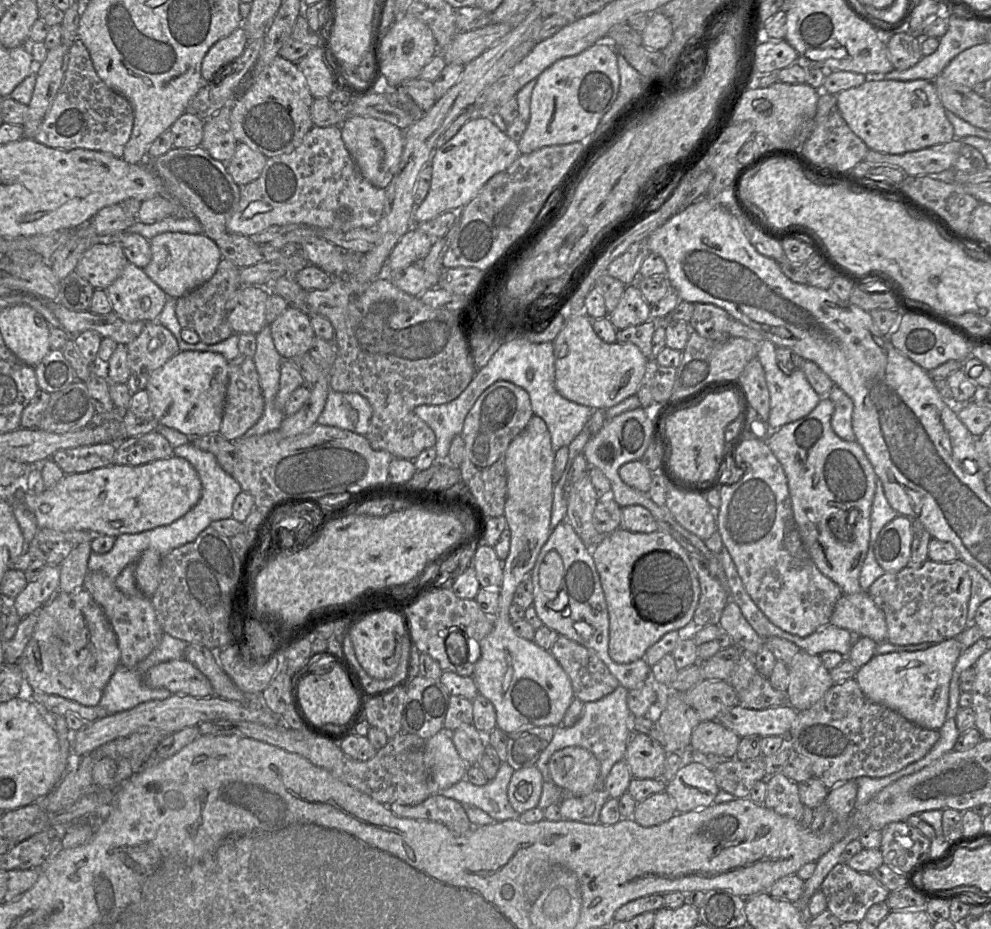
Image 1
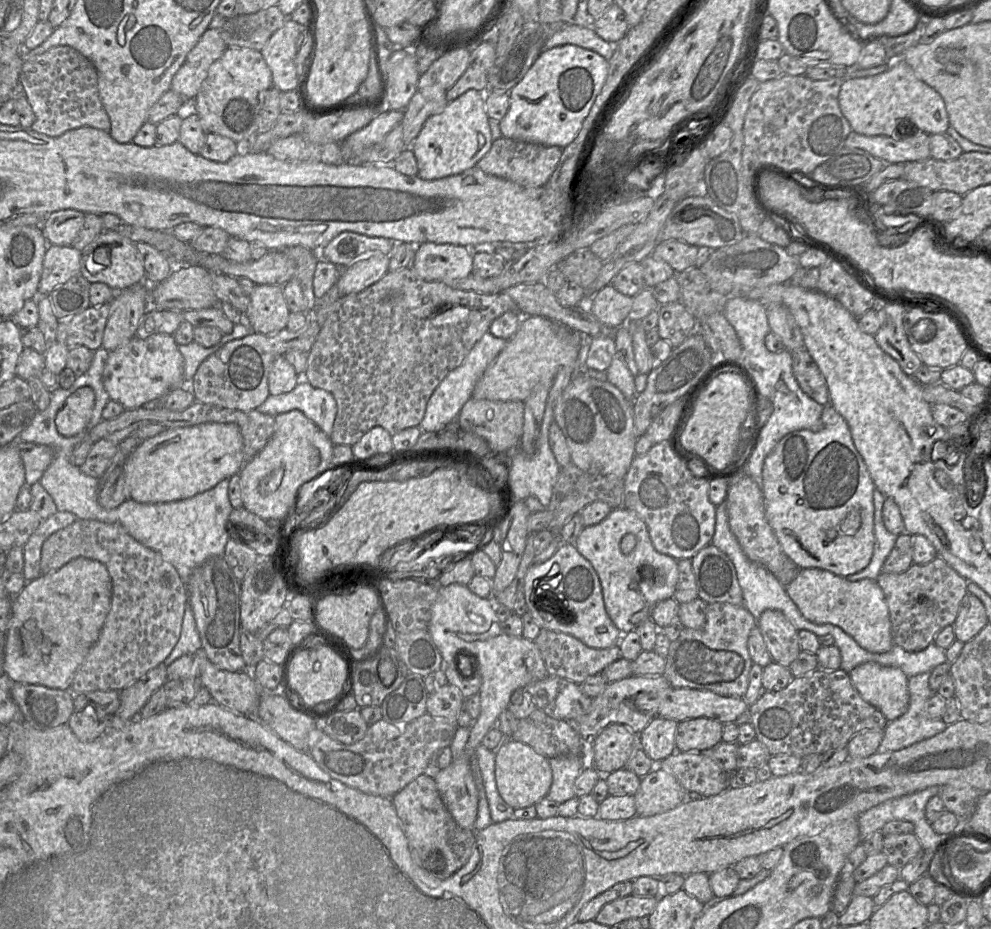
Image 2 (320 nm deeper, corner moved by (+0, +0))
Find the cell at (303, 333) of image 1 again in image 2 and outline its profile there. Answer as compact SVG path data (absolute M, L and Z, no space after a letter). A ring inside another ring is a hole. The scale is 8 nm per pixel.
M255 285L249 297L250 305L244 321L253 332L273 334L287 327L291 311L281 285Z

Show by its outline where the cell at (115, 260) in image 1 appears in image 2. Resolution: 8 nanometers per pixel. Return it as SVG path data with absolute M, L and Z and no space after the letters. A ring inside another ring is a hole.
M48 245L38 284L37 294L32 299L38 304L39 295L49 295L52 290L80 273L81 252L70 246Z

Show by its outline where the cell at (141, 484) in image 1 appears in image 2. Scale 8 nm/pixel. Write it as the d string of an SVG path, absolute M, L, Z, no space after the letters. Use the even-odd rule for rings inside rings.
M203 423L166 429L143 440L123 465L129 498L139 503L167 503L191 498L239 474L244 466L243 438L233 423Z

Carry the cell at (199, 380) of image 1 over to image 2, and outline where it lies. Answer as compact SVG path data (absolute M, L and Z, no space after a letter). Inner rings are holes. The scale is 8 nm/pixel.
M153 334L145 339L132 337L126 344L110 351L105 362L102 381L109 398L125 409L142 407L165 396L175 388L187 388L184 378L184 358L173 335Z

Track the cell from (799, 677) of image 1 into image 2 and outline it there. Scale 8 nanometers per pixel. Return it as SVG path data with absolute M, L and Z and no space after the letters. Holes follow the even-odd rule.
M771 609L765 610L760 615L757 626L772 661L789 667L801 652L798 630L781 611Z

